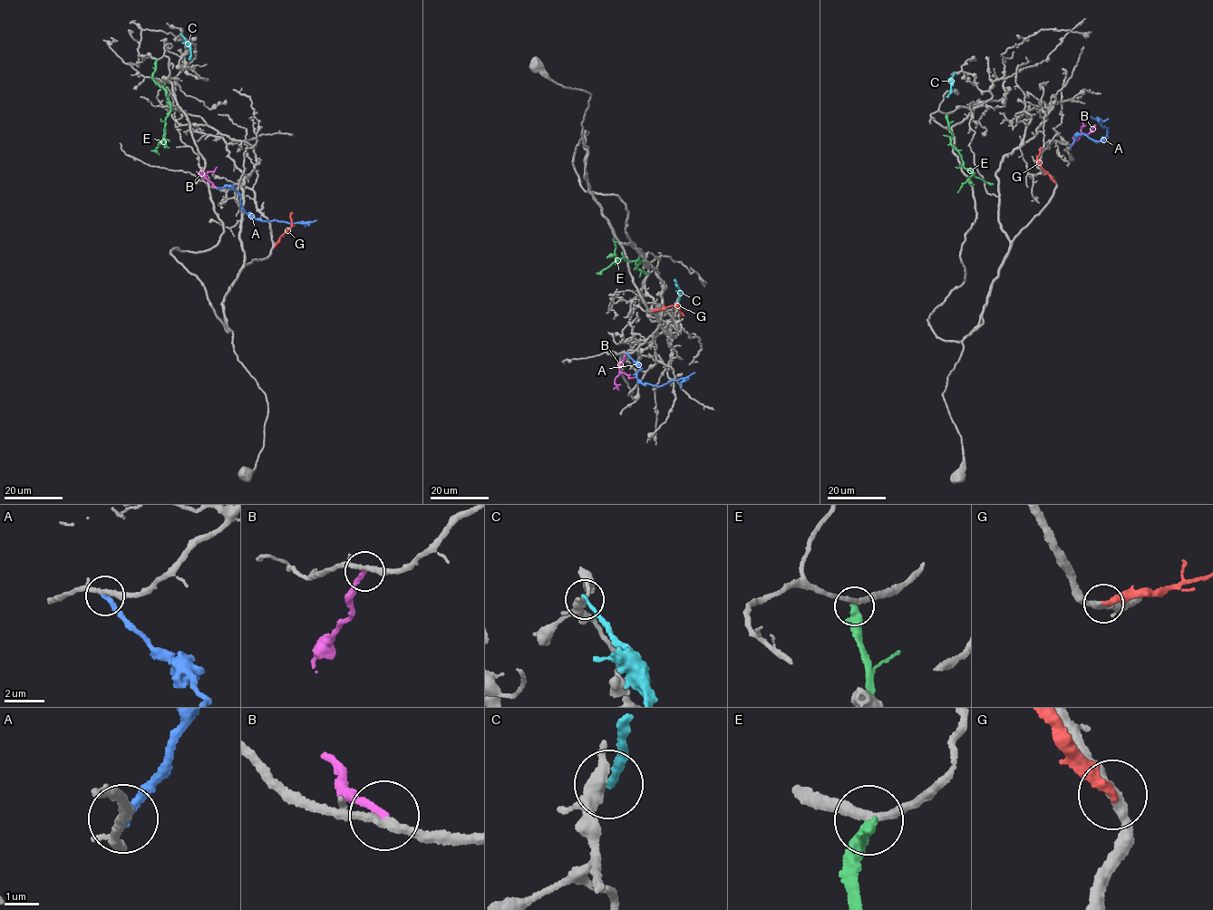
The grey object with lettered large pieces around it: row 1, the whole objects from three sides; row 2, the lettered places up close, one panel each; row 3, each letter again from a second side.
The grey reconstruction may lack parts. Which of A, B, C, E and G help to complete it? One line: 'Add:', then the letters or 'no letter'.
Add: B

